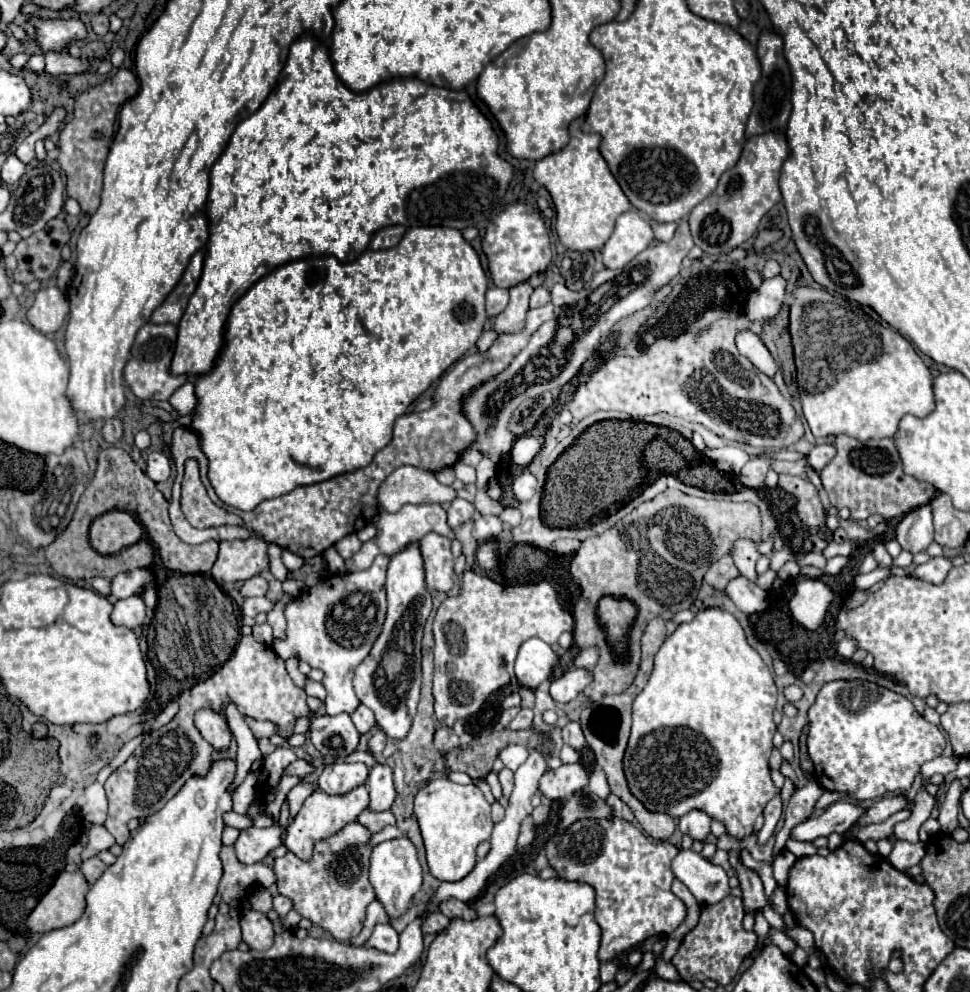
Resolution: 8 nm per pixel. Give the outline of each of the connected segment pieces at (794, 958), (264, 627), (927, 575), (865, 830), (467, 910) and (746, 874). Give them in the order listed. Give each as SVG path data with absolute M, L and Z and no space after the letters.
M797 946L791 954L787 954L787 958L789 958L793 964L797 964L799 968L803 968L803 966L807 966L807 962L809 962L809 952Z
M265 622L265 624L255 624L255 626L253 626L253 636L255 636L255 640L261 642L261 644L269 644L269 646L271 646L271 642L273 642L271 626L269 626L267 622Z
M931 558L929 562L915 566L911 576L919 578L919 580L925 580L929 584L943 584L943 580L947 578L951 568L953 568L951 560L947 560L947 558Z
M901 810L901 812L893 814L893 816L891 816L887 822L883 822L883 824L869 824L869 826L863 826L863 828L855 826L855 828L851 828L849 832L845 832L843 838L853 836L853 838L857 838L857 840L861 840L861 842L865 842L865 840L869 840L869 838L873 838L873 840L893 840L893 826L895 826L899 820L909 818L909 814L911 814L911 810Z
M447 900L445 904L441 904L441 912L443 912L447 918L451 918L451 920L455 920L455 918L475 920L475 918L477 918L477 912L475 912L469 904L465 904L465 902L461 902L461 900Z
M729 852L729 856L731 856L733 868L737 868L737 878L739 878L741 890L743 890L743 908L745 908L745 912L759 914L767 906L767 898L763 894L763 884L759 880L759 876L753 870L749 870L743 864L737 862L737 852Z

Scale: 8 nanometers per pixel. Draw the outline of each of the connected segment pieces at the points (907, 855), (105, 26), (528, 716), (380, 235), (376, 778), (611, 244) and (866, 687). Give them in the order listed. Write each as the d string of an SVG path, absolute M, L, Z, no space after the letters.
M895 842L893 844L893 852L889 854L887 860L897 870L909 870L915 864L919 864L925 856L925 844L917 842L917 844L909 844L909 842Z
M105 12L95 14L95 16L91 18L91 26L93 26L95 34L99 34L99 36L107 34L107 32L109 32L109 20L107 20L107 14L105 14Z
M521 708L519 714L517 714L517 718L509 724L509 728L511 730L529 730L531 724L533 724L533 710Z
M389 226L389 228L381 228L379 232L373 234L369 248L371 250L385 250L385 248L393 248L401 242L401 238L405 236L407 228L405 226Z
M375 764L367 778L367 788L371 794L369 808L375 812L389 810L395 800L395 786L393 786L393 772L387 764Z
M637 210L621 214L613 236L603 246L603 264L607 264L607 268L623 268L639 252L643 252L653 238L651 224Z
M837 680L825 684L807 718L811 728L807 748L817 782L825 790L843 792L857 802L877 800L889 792L909 792L923 762L945 750L943 732L917 714L905 696L871 682Z

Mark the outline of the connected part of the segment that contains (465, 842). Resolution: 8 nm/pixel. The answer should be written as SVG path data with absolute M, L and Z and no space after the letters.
M449 778L431 780L415 796L415 816L425 842L429 872L441 882L463 880L477 862L477 846L489 840L493 830L491 806L483 792L475 784L461 786Z

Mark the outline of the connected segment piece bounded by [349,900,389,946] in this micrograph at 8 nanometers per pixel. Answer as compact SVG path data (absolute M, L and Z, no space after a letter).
M377 900L371 902L371 904L367 906L367 918L365 918L365 924L363 924L361 934L359 934L357 938L351 938L349 944L351 944L351 946L363 946L363 944L369 940L375 924L385 924L385 922L389 922L389 918L385 916L385 910L381 908L381 904L377 904Z

